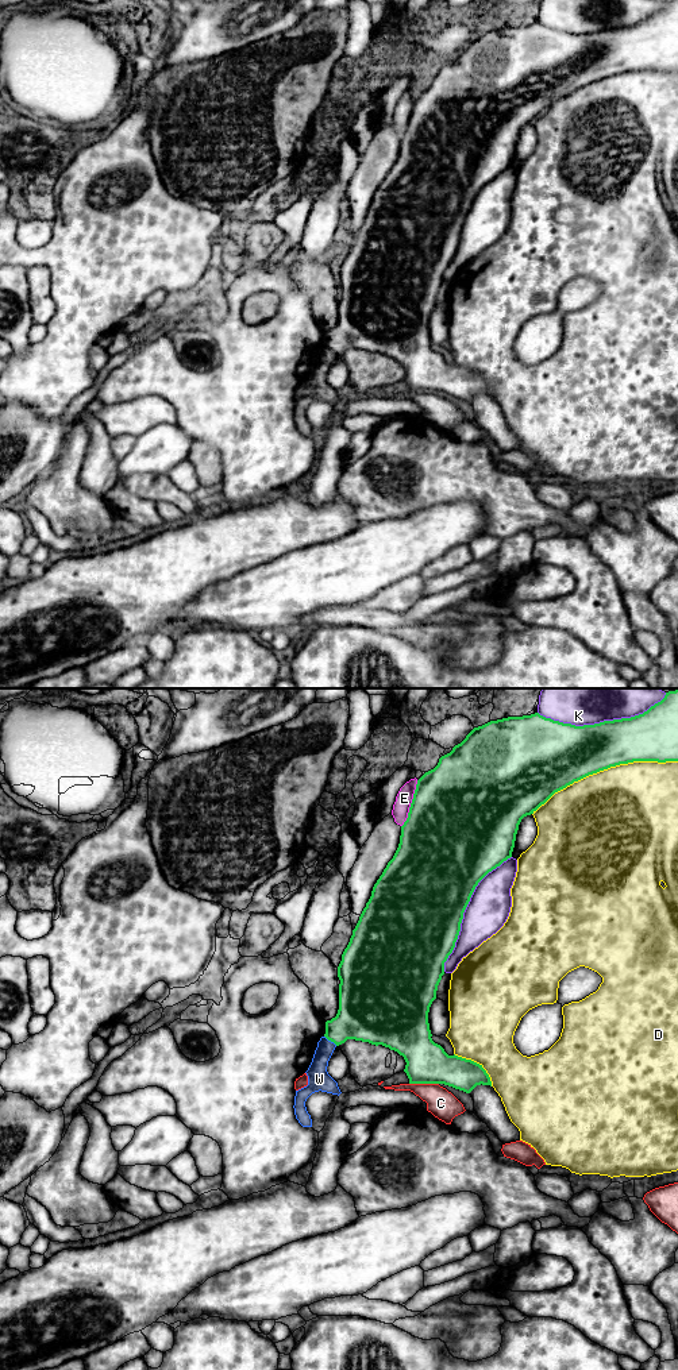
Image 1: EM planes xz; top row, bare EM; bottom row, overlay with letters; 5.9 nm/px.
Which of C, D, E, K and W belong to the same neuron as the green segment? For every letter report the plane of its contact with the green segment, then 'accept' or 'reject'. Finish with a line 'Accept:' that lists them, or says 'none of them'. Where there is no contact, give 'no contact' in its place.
C: xz | reject
D: xz | reject
E: xz | reject
K: xz | reject
W: xz | reject
Accept: none of them

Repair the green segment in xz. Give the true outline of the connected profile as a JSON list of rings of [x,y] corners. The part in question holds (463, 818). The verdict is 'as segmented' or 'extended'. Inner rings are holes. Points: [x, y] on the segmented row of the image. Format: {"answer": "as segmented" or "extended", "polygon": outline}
{"answer": "as segmented", "polygon": [[[678,690],[666,692],[664,698],[651,706],[643,714],[613,721],[604,721],[594,725],[575,726],[546,718],[539,713],[523,717],[508,717],[497,721],[490,721],[482,726],[474,728],[466,738],[455,745],[452,750],[439,759],[438,765],[425,772],[416,784],[413,799],[409,807],[408,818],[401,826],[398,848],[393,858],[388,862],[382,875],[373,887],[371,896],[363,908],[359,921],[353,930],[353,935],[347,948],[342,954],[342,961],[338,966],[339,984],[339,1010],[335,1018],[325,1022],[324,1037],[336,1046],[347,1039],[369,1042],[371,1045],[382,1045],[397,1051],[404,1057],[407,1065],[404,1072],[409,1078],[409,1084],[444,1084],[455,1089],[470,1093],[477,1085],[490,1085],[492,1081],[482,1065],[458,1056],[448,1056],[444,1049],[432,1041],[432,1034],[428,1023],[428,1012],[432,1002],[436,999],[438,985],[444,975],[444,962],[455,948],[461,931],[463,912],[470,902],[470,898],[478,883],[493,869],[512,857],[516,834],[521,819],[533,814],[544,804],[555,792],[578,782],[589,775],[633,761],[678,761]]]}

